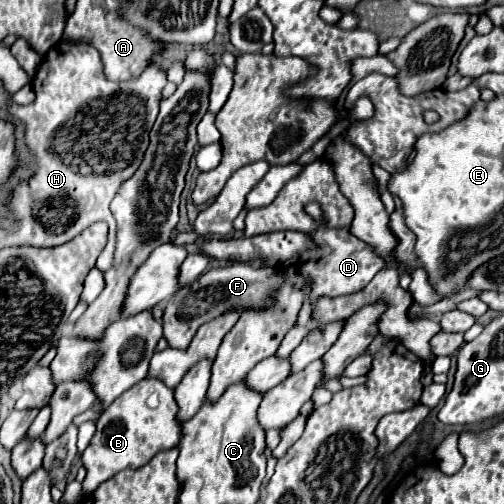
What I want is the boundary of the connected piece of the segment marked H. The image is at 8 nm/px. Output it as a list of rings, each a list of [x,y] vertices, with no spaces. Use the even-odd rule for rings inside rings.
[[[62,40],[44,56],[32,80],[36,100],[28,106],[20,106],[14,100],[8,100],[8,114],[24,122],[26,146],[36,160],[36,172],[30,178],[20,180],[12,190],[12,194],[8,196],[8,210],[16,226],[22,230],[20,242],[36,248],[60,246],[72,240],[92,222],[106,220],[110,226],[108,244],[100,252],[96,266],[102,270],[114,266],[116,220],[110,212],[110,202],[118,192],[118,188],[122,186],[122,182],[134,176],[134,172],[142,164],[144,152],[150,144],[150,130],[158,116],[164,86],[166,86],[166,72],[156,64],[150,64],[134,80],[126,82],[106,80],[100,68],[100,56],[88,44],[74,44]]]

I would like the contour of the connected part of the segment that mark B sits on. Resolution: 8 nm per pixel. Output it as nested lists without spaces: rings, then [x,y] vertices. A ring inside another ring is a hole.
[[[144,380],[134,388],[126,390],[114,404],[110,404],[96,422],[96,434],[90,440],[88,448],[82,452],[82,464],[88,470],[82,482],[82,496],[94,492],[94,488],[116,476],[126,468],[142,468],[150,458],[156,456],[162,448],[178,446],[180,424],[176,422],[176,400],[174,390],[166,388],[160,380]]]

